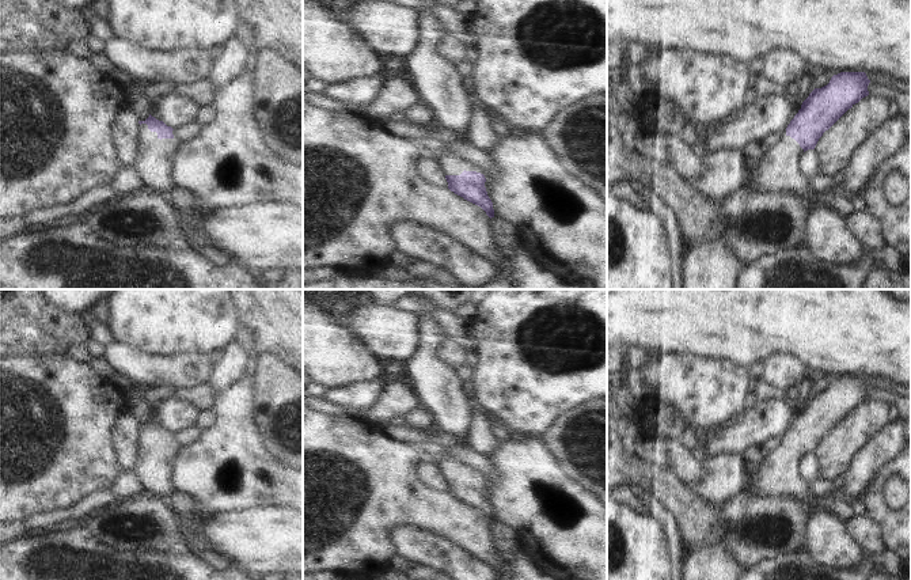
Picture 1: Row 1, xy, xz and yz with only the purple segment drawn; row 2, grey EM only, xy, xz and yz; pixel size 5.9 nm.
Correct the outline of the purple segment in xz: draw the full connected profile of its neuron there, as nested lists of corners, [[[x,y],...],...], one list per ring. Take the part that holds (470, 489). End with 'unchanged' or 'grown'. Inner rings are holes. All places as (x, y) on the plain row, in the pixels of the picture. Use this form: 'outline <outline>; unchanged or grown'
outline [[[449,455],[437,459],[436,465],[451,496],[481,511],[490,523],[494,522],[493,507],[485,492],[486,482],[479,473]]]; grown

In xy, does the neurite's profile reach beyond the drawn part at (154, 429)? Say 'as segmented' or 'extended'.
extended

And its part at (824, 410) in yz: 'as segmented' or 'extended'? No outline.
extended

